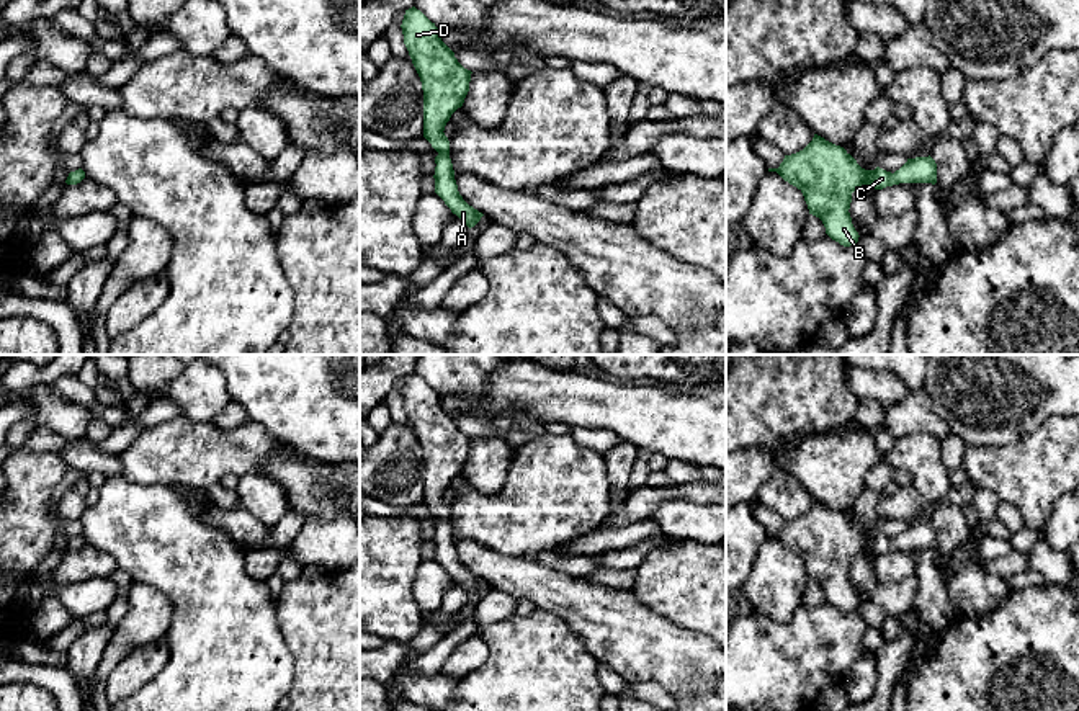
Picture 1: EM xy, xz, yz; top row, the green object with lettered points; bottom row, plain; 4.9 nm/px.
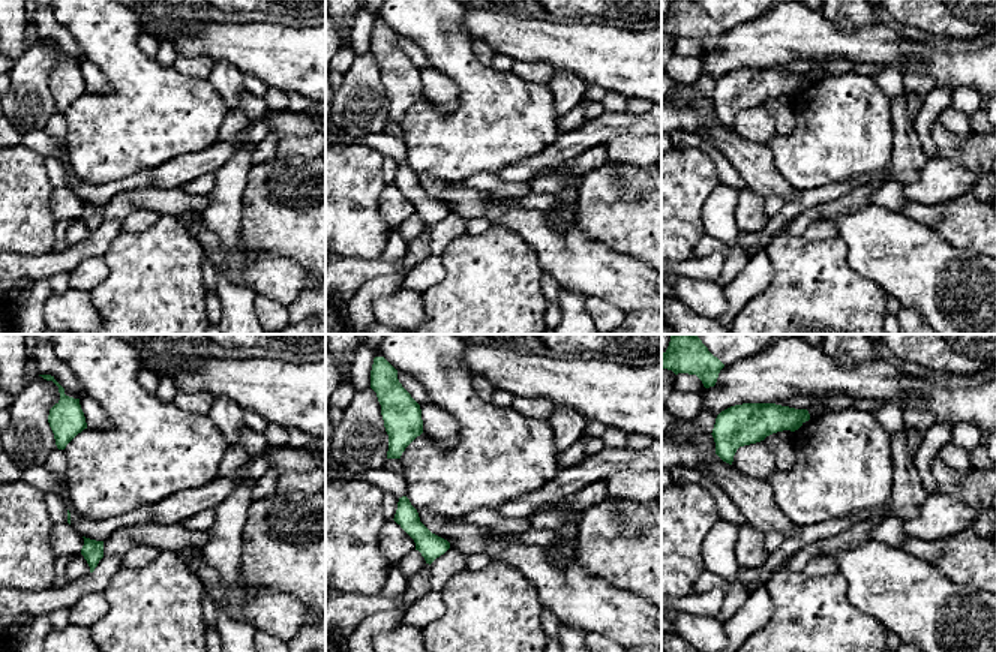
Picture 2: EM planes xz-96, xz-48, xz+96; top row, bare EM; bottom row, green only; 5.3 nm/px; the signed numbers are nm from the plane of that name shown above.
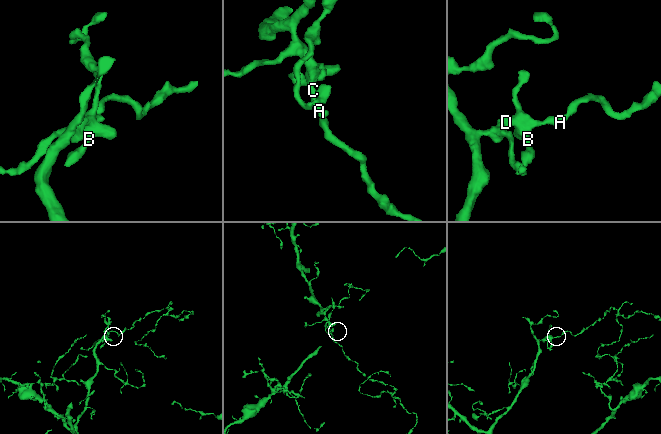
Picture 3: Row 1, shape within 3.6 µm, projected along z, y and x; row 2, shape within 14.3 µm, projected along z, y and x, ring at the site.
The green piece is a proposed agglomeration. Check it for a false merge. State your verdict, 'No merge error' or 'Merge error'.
No merge error

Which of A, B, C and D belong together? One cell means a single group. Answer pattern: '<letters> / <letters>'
A B C D

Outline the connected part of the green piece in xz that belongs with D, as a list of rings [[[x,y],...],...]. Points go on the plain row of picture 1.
[[[415,373],[405,376],[401,394],[422,448],[423,503],[438,518],[433,541],[435,559],[471,595],[484,580],[469,572],[458,557],[450,507],[443,497],[451,481],[463,472],[472,438],[458,428],[454,418],[441,407],[435,389]]]

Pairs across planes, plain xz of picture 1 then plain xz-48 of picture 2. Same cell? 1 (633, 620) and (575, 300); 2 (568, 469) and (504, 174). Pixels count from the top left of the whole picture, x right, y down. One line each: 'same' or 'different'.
1: different
2: different

